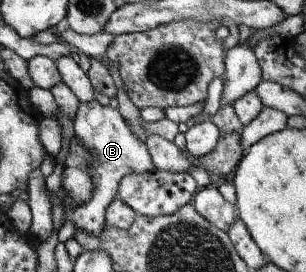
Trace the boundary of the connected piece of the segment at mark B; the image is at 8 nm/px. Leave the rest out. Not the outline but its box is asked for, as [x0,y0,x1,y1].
[65,99,155,236]

